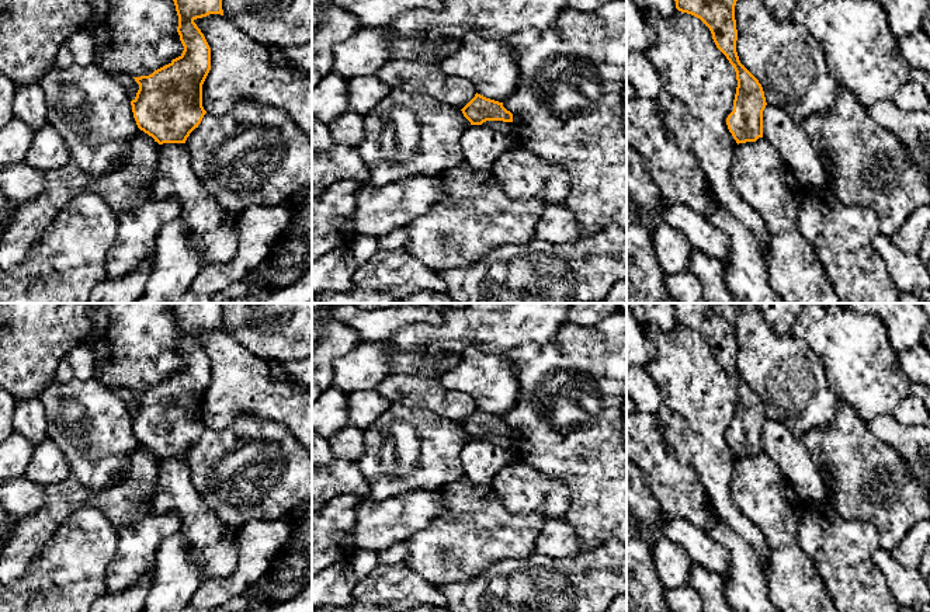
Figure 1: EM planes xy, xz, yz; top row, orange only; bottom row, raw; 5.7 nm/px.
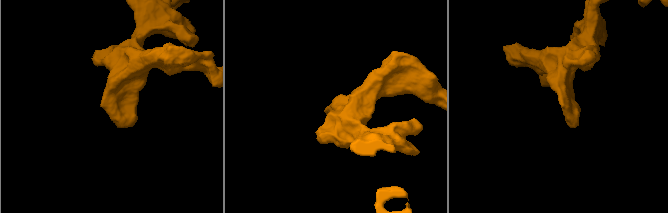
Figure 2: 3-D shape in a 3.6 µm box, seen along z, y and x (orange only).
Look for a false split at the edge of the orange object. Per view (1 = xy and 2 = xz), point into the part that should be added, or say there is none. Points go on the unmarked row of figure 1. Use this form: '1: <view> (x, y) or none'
1: none
2: none

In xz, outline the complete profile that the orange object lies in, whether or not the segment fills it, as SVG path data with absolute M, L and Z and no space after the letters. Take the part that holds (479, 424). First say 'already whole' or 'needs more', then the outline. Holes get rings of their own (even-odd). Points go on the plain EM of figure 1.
already whole | M478 407L461 425L471 439L482 439L486 435L513 437L513 428L503 421L503 417Z

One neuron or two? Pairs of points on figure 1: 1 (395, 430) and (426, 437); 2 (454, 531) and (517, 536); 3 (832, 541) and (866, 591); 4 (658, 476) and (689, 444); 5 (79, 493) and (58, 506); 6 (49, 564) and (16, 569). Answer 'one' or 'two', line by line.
1: one
2: one
3: one
4: two
5: one
6: two

